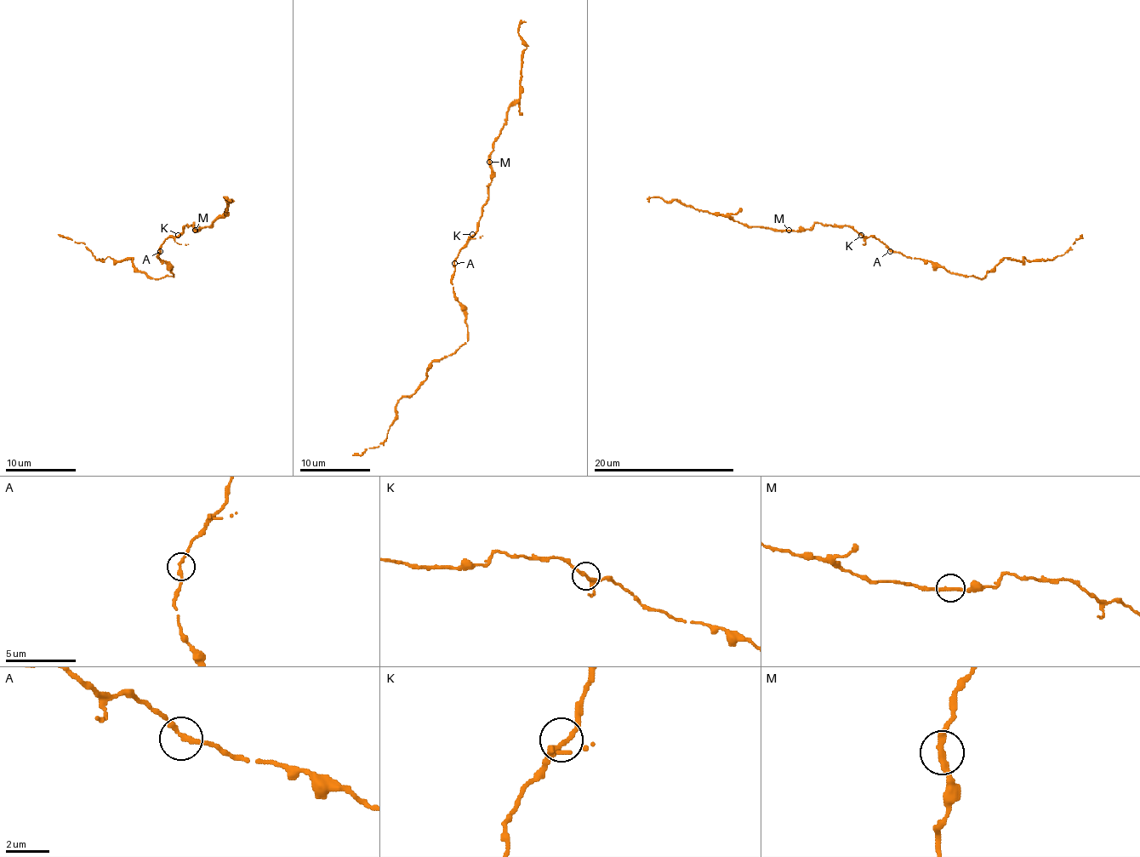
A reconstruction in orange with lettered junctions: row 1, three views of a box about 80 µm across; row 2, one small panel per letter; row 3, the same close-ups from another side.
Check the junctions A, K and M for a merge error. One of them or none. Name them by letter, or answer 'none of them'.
none of them

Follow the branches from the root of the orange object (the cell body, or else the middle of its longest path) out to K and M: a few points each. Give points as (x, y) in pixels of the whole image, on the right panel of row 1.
K: (890, 248), (874, 237), (861, 235)
M: (890, 248), (877, 238), (863, 237), (849, 225), (815, 222), (810, 230), (789, 230)

